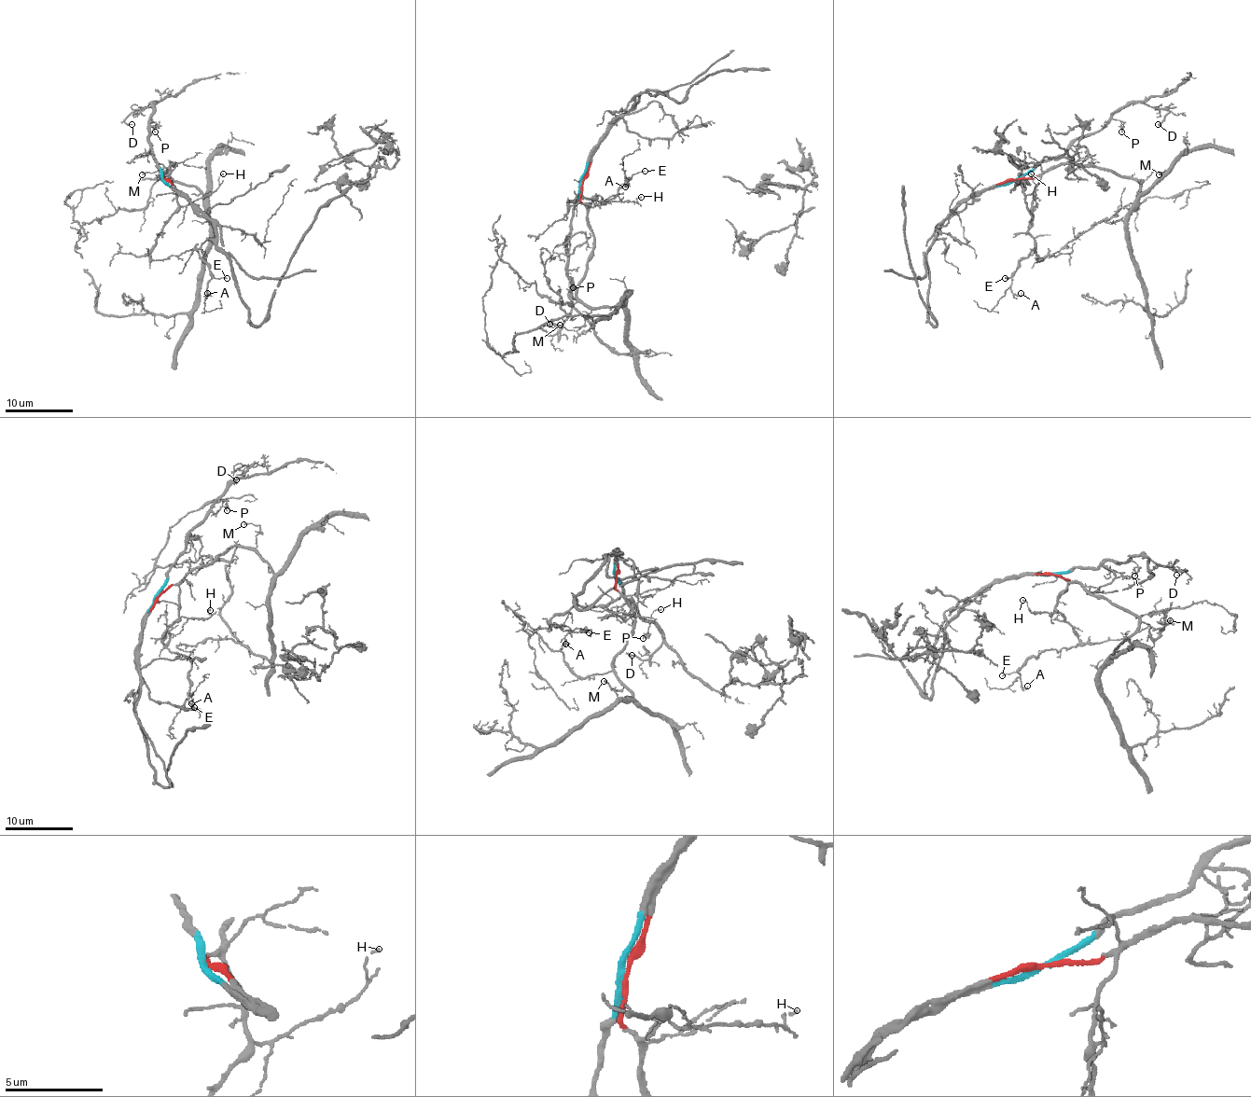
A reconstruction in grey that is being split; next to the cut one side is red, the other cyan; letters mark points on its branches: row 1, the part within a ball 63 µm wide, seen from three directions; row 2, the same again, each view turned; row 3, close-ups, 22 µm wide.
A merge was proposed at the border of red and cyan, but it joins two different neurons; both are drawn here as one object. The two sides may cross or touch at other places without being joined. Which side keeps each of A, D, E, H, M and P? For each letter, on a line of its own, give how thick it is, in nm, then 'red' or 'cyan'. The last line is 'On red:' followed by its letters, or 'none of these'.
A: calibre 80 nm; red
D: calibre 110 nm; cyan
E: calibre 90 nm; red
H: calibre 110 nm; red
M: calibre 140 nm; red
P: calibre 150 nm; cyan
On red: A, E, H, M

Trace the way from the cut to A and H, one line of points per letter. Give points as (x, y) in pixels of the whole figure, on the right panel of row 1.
A: (1016, 180), (1039, 180), (1029, 232), (1039, 260), (1033, 250), (1017, 267), (1010, 290), (1021, 292)
H: (1016, 180), (1037, 176), (1039, 183), (1035, 188), (1033, 203), (1035, 205), (1035, 187), (1031, 173)

